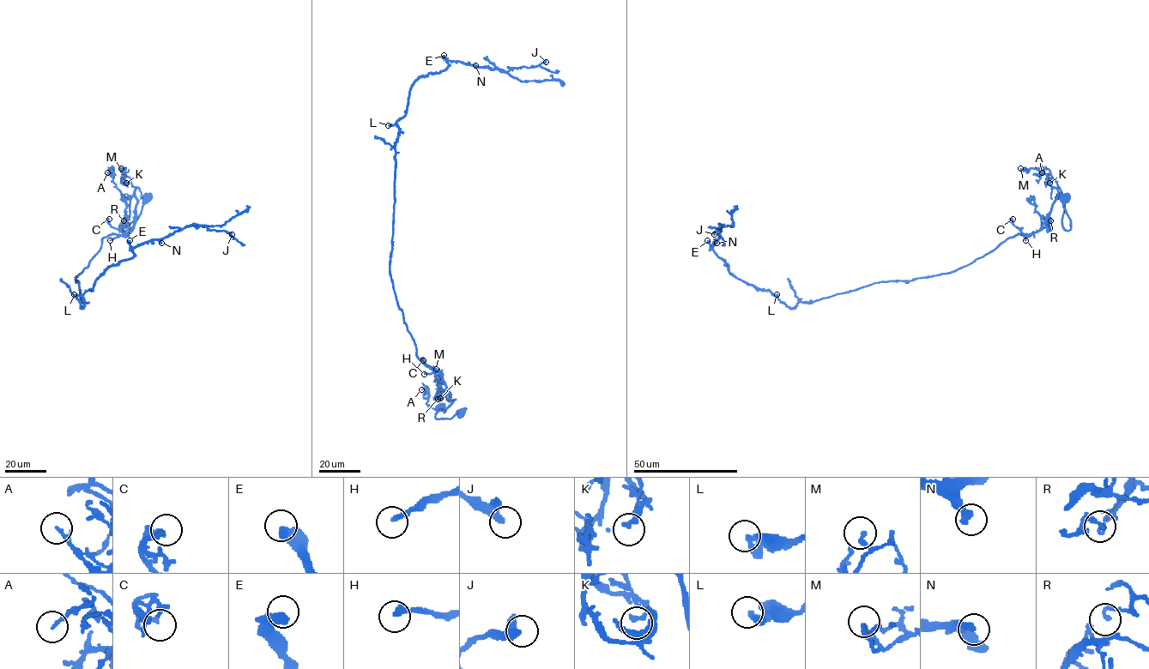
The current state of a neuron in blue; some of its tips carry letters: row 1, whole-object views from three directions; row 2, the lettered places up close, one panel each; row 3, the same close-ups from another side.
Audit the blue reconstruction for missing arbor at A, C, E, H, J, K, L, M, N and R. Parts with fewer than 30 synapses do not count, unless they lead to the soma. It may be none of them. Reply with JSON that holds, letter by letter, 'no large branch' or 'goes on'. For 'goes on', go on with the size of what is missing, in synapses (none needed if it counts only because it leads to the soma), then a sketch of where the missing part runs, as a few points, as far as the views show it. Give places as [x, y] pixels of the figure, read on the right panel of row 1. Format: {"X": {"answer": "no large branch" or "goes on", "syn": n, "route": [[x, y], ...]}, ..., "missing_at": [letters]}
{"A": {"answer": "no large branch"}, "C": {"answer": "no large branch"}, "E": {"answer": "no large branch"}, "H": {"answer": "goes on", "syn": 40, "route": [[1025, 240], [1035, 241], [1038, 236], [1045, 219], [1038, 219], [1038, 213], [1036, 217]]}, "J": {"answer": "goes on", "syn": 110, "route": [[714, 234], [703, 251], [698, 266], [705, 274], [714, 276]]}, "K": {"answer": "no large branch"}, "L": {"answer": "no large branch"}, "M": {"answer": "no large branch"}, "N": {"answer": "goes on", "syn": 30}, "R": {"answer": "no large branch"}, "missing_at": ["H", "J", "N"]}

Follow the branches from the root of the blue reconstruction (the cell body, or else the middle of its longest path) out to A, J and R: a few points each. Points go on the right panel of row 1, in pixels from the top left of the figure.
A: (1065, 197), (1063, 207), (1071, 219), (1067, 231), (1062, 226), (1061, 190), (1050, 175), (1040, 176), (1042, 172)
J: (1065, 197), (1069, 230), (1059, 196), (1038, 231), (956, 270), (791, 308), (735, 278), (714, 234)
R: (1065, 197), (1071, 228), (1062, 226), (1064, 201), (1060, 196), (1042, 227), (1042, 216), (1050, 220)

